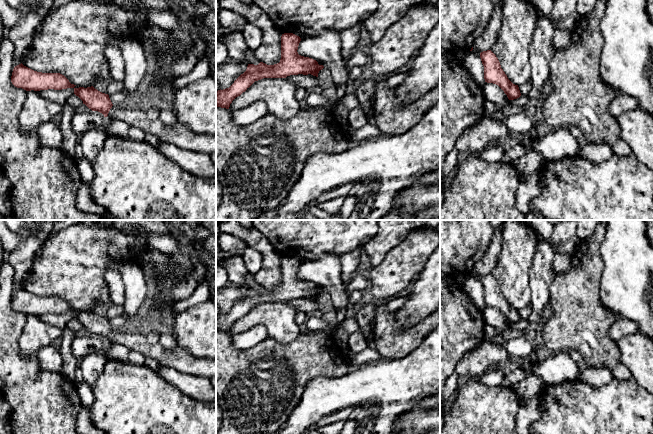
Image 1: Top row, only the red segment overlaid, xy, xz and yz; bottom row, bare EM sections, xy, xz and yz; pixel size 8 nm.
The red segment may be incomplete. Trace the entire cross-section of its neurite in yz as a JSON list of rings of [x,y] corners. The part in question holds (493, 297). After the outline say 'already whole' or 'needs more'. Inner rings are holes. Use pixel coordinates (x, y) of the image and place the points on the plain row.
[[[491,274],[481,276],[480,282],[484,290],[485,306],[498,309],[509,324],[514,324],[521,320],[518,309],[513,308],[508,303],[501,292],[498,282]]] | already whole

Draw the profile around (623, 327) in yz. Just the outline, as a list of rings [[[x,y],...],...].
[[[628,319],[617,320],[608,331],[608,335],[615,341],[636,333],[640,333],[638,323]]]

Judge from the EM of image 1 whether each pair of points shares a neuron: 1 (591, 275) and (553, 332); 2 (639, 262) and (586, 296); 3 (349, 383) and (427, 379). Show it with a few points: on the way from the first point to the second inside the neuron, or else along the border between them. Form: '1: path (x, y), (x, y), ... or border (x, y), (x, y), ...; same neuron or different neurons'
1: path (577, 289), (575, 293), (575, 310), (567, 318); same neuron
2: border (604, 265), (599, 298), (610, 309); different neurons
3: path (368, 383), (402, 383), (408, 380); same neuron

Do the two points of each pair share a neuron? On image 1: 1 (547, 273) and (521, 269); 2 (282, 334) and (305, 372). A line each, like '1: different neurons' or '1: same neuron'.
1: different neurons
2: different neurons

